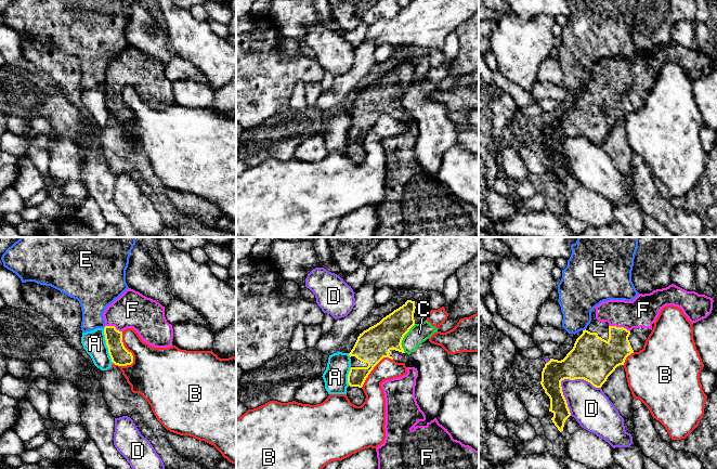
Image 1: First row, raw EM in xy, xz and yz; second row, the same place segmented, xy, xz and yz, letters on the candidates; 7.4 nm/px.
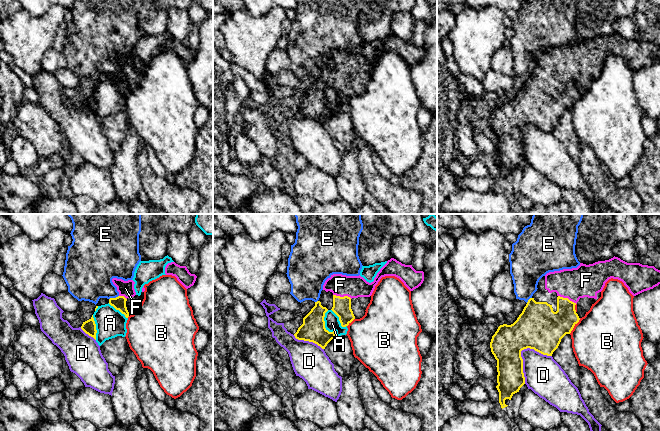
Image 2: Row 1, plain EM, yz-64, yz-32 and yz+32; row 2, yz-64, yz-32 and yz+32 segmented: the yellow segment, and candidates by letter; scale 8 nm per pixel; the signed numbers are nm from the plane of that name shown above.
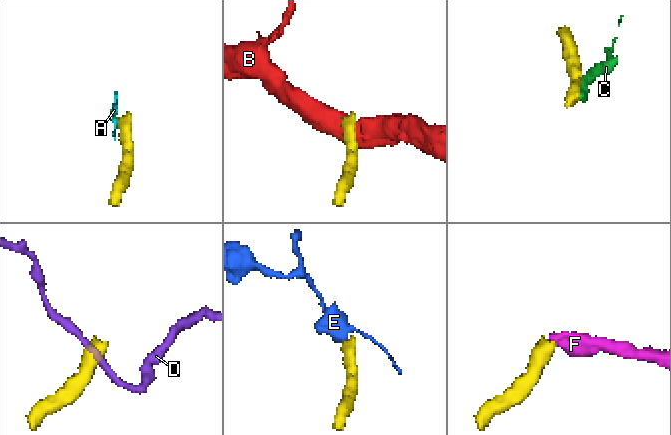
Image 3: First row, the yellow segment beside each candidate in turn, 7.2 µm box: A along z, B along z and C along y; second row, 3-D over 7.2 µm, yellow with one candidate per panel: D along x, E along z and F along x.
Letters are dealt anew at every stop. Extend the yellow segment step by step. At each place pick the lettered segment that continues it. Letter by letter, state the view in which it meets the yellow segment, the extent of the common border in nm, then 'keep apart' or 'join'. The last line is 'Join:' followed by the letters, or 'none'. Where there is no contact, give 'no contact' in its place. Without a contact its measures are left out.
A: xy | 260 nm | keep apart
B: xy | 260 nm | keep apart
C: xz | 240 nm | keep apart
D: yz | 320 nm | keep apart
E: xy | 30 nm | keep apart
F: yz | 170 nm | join
Join: F

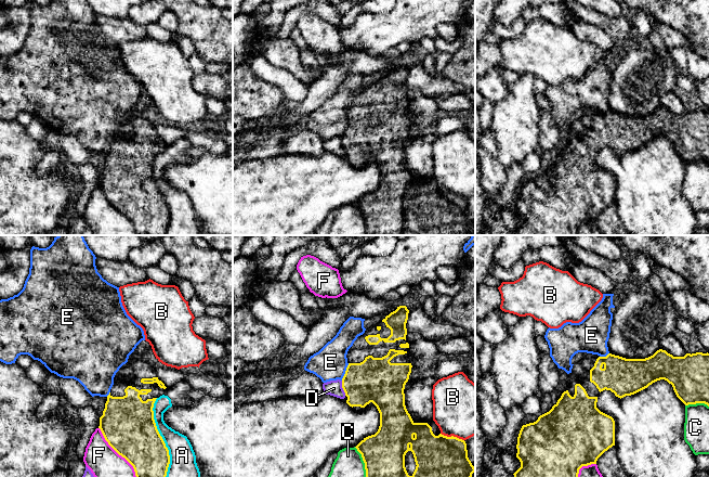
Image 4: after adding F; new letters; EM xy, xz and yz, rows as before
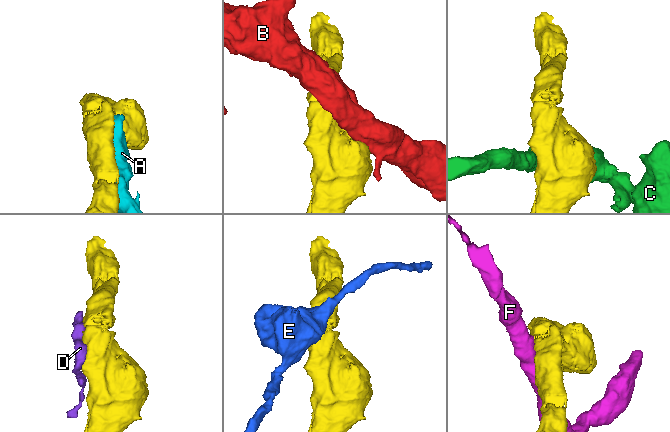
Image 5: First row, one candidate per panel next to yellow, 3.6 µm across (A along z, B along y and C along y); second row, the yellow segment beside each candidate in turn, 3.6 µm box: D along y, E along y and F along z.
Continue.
A: xy | 600 nm | keep apart
B: xz | 190 nm | keep apart
C: yz | 180 nm | keep apart
D: xz | 120 nm | keep apart
E: xz | 140 nm | keep apart
F: xy | 480 nm | keep apart
Join: none

